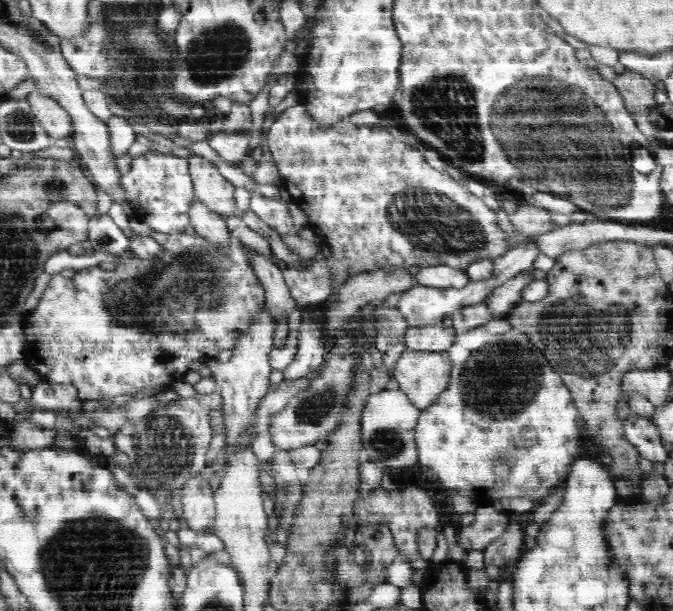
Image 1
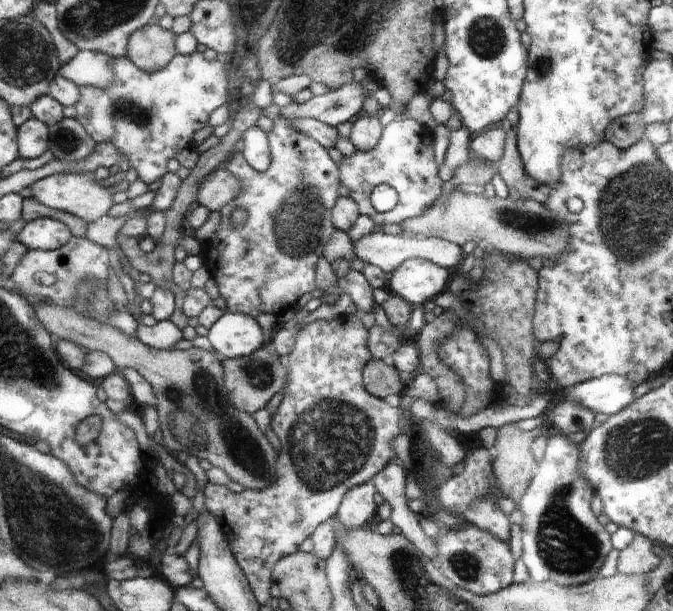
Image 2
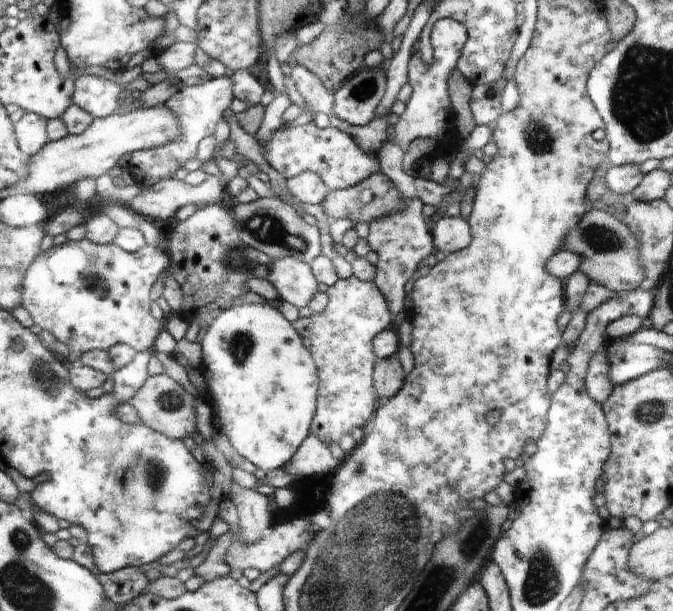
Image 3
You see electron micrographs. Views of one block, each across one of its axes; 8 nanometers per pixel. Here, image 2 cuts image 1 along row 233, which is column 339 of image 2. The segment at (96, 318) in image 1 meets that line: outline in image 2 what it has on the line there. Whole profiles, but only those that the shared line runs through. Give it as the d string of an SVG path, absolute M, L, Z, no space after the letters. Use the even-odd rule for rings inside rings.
M280 115L273 120L266 138L271 161L265 171L254 170L242 152L231 153L227 169L240 180L240 194L221 208L218 230L203 241L202 254L204 266L218 284L219 295L226 300L226 312L255 319L260 314L287 313L302 294L316 288L314 264L330 240L330 208L336 206L336 200L344 198L340 195L344 192L340 168L323 144L298 132L290 119ZM234 210L246 210L244 226L232 222ZM308 214L320 214L322 228Z

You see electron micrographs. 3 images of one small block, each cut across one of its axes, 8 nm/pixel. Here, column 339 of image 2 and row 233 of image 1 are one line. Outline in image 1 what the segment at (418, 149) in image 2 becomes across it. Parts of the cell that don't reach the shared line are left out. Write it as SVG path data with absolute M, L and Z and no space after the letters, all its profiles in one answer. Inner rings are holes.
M149 151L135 156L130 172L120 180L132 216L156 232L168 234L170 231L186 230L188 224L191 224L188 209L195 194L188 170L189 162L175 155Z

